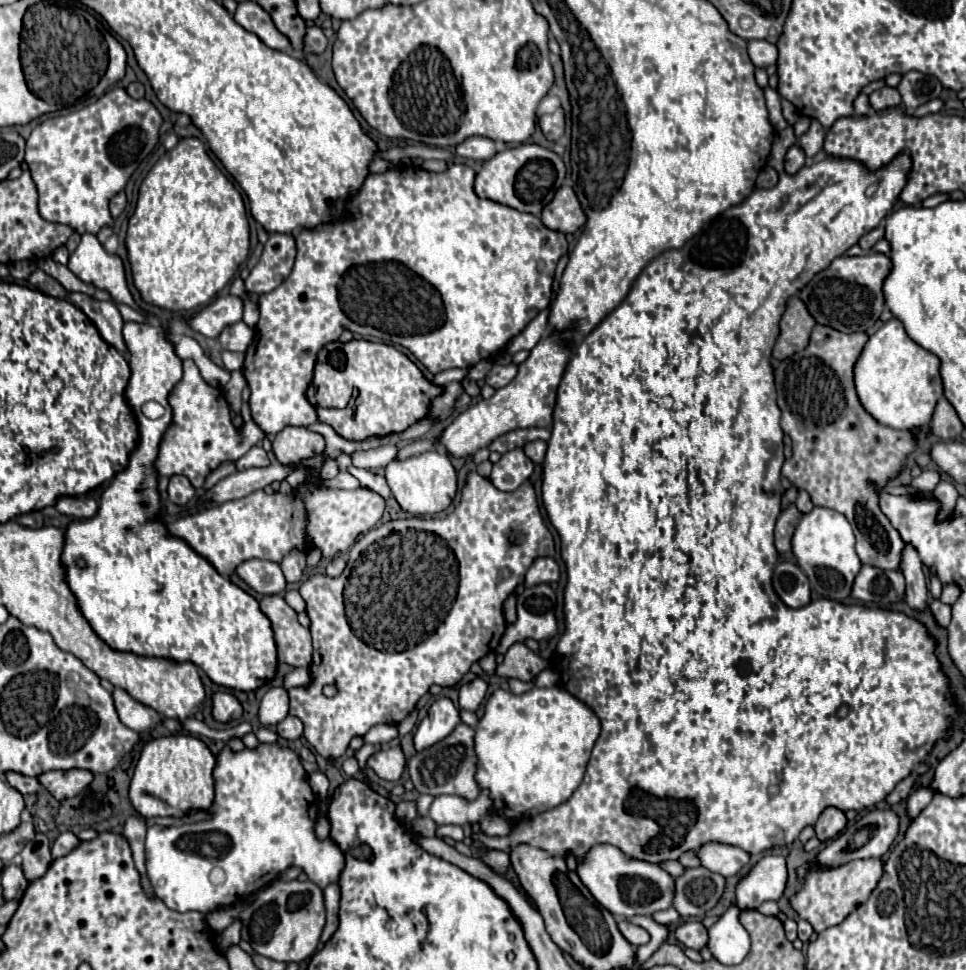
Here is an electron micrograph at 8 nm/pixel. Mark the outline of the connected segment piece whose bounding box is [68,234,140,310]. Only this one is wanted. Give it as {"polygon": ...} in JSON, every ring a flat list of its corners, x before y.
{"polygon":[[82,234,78,248,70,254,68,268,82,282,106,290,112,296,114,304,126,304,134,310,140,310,134,302,134,296,128,290,124,264,120,256,108,254,96,235]]}

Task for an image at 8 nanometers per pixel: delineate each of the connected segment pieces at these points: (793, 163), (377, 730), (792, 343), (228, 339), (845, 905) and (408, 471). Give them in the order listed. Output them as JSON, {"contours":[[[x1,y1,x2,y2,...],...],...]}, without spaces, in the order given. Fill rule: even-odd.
{"contours":[[[798,144,790,146,788,152,786,152,786,166,784,166,786,172,788,172,788,174,796,174,804,164,806,164,806,154,804,154,804,150,802,150]],[[378,724,378,726,372,726,368,730,368,734,364,736,364,742,370,742,370,744,382,744,382,742,388,742,392,738,398,736,398,730,396,726,390,726,390,724]],[[792,296,788,300,788,308,780,320,780,336,776,340,772,356,776,360,786,360,786,358,790,358,790,354,804,350,808,346,808,338,810,338,814,326,816,326,816,322,814,322,814,318,810,318,806,304,798,296]],[[236,322,236,324,228,326,226,330,222,330,222,334,218,336,218,342,220,342,222,350,246,352,252,338,254,338,254,330,248,328,244,322]],[[878,858,852,860,840,866,838,870,810,870,802,888,792,898,792,904,800,914,800,918,812,924,814,932,822,932,830,926,840,924,852,910,864,904,870,892,876,888,880,876,882,876,882,862]],[[430,450,420,456,412,456,404,462,392,460,386,468,386,480,392,490,392,496,400,504,400,508,412,516,434,516,444,512,458,492,458,476,454,466,450,464,448,454]]]}

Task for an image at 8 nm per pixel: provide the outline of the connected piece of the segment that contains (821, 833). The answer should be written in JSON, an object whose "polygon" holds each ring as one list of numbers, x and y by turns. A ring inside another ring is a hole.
{"polygon":[[832,806,826,808,826,810,820,814,818,822,814,824,816,836,818,836,820,840,830,840,830,838,838,836,838,834,844,830,844,826,846,826,846,816,844,816,844,812,838,810,838,808,832,808]]}

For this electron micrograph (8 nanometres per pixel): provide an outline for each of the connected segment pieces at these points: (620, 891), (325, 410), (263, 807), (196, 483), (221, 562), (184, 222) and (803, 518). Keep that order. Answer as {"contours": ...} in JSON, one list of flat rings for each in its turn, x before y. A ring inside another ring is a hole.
{"contours":[[[610,844,592,846,586,852,586,856,578,862,578,876,584,882,584,886,590,890,590,894,614,916,622,916,622,918,630,918,636,914,650,916,652,912,666,910,672,906,674,878,668,872,664,872,660,866,630,858,622,854,622,850]],[[350,340,346,344,332,342,320,350,314,368,314,378,308,388,308,400,312,402,312,406,314,406,314,394,316,394,318,418,324,424,332,426,342,438,352,442,362,442,366,438,400,434,412,424,426,418,426,414,430,414,430,402,438,394,442,394,442,386,426,380,420,368,406,354,398,352,394,346,376,344,368,340]],[[260,744,256,750,248,750,244,748,242,752,234,754,230,748,224,748,218,756,218,766,214,770,214,778,216,778,216,798,214,798,214,818,212,820,204,820,204,822,198,822,198,824,184,824,184,826,170,826,170,828,164,828,164,826,152,826,148,828,148,834,146,834,146,872,148,872,148,878,152,882,152,888,156,892,156,896,170,908,170,910,178,910,178,912,190,912,190,910,196,910,196,912,202,912,202,914,208,914,216,908,222,908,222,906,232,906,236,902,242,902,248,894,268,886,270,882,274,882,278,878,280,872,284,872,286,868,290,866,298,866,306,872,308,880,312,880,314,884,318,886,326,886,328,882,338,882,342,870,344,870,344,854,342,850,338,850,338,844,330,838,324,838,324,840,318,840,316,838,315,824,318,818,319,808,316,808,316,796,312,794,308,782,306,782,306,772,296,756,296,752,292,752,290,748,282,748,280,744],[214,868,222,868,226,872,226,882,220,884,220,886,214,886,210,884,208,876]],[[184,360,184,376,170,392,168,402,172,406,172,422,162,436,158,458,154,460,154,470,158,470,160,478,184,474,194,488,202,488,212,470,226,460,238,460,264,438,264,432,254,422,244,422,244,426,236,430,222,390,204,382,194,360]],[[308,482,288,496,256,490,238,500,212,504,166,522,166,528,172,536,184,540,196,554,206,558,222,576,230,576,240,562,250,558,280,562,292,548,304,548,304,534,310,534,314,546,330,560,340,552,348,552,360,534,378,524,382,514,384,498,372,490,362,486,356,490,328,490,318,482]],[[182,138,144,178,136,212,128,222,126,248,142,298,166,310,208,304,247,259,250,226,242,194,220,172,198,138]],[[814,506,810,514,800,514,792,534,792,552,798,566,808,576,812,590,830,600,844,600,850,596,854,576,858,574,862,562,854,552,854,532,844,514,822,506]]]}

